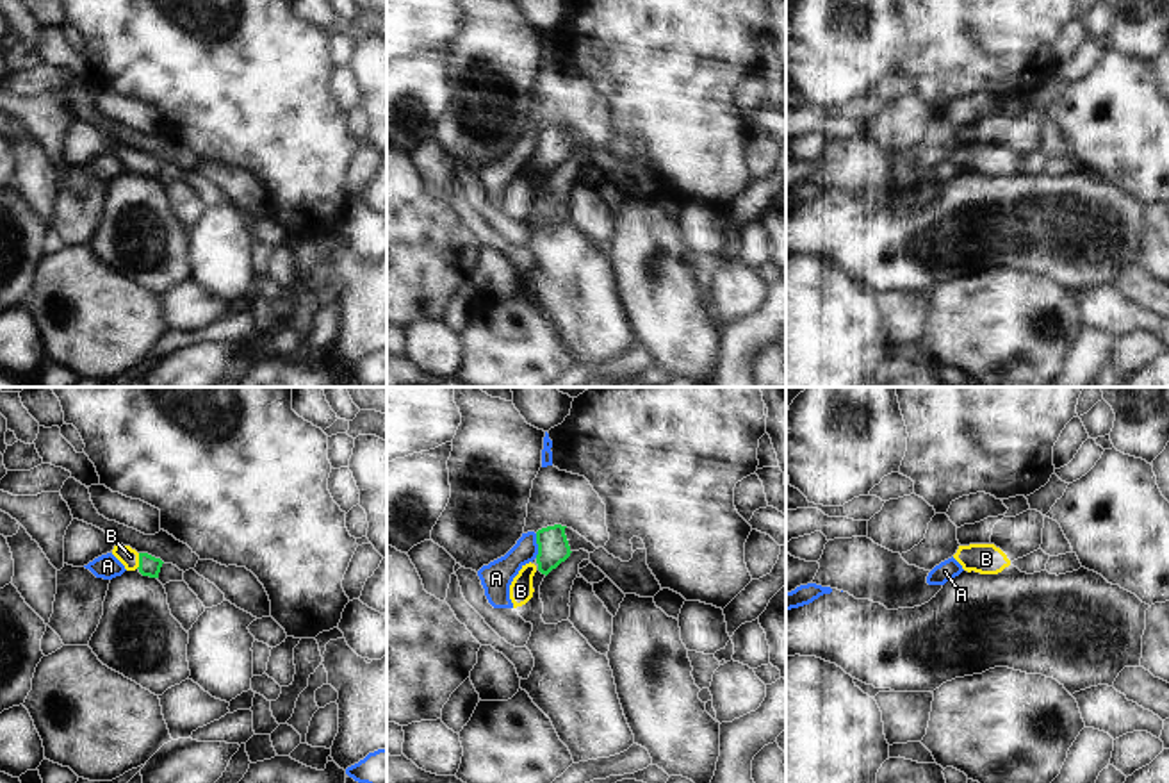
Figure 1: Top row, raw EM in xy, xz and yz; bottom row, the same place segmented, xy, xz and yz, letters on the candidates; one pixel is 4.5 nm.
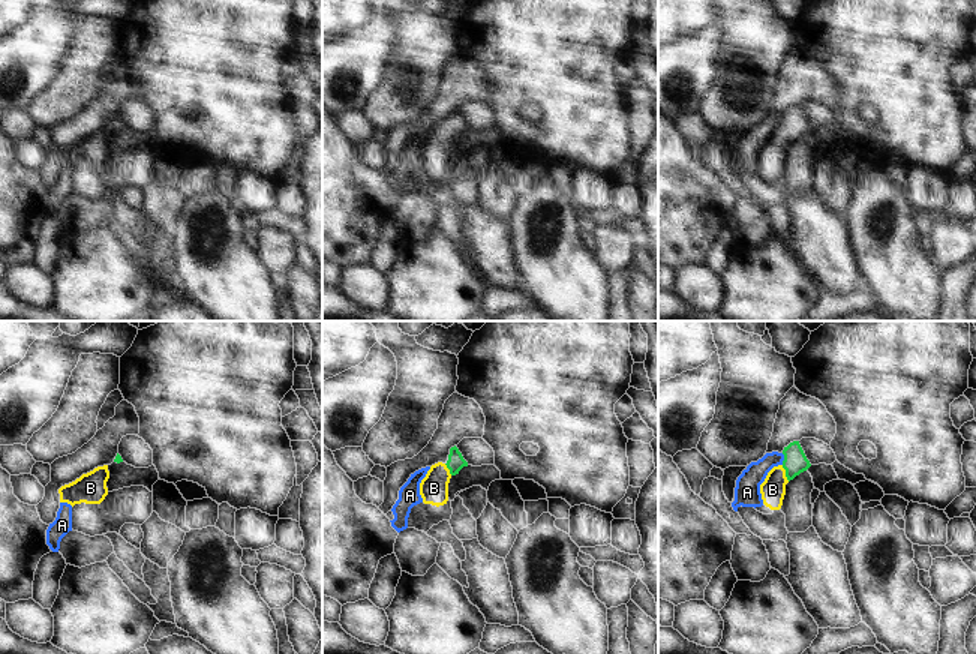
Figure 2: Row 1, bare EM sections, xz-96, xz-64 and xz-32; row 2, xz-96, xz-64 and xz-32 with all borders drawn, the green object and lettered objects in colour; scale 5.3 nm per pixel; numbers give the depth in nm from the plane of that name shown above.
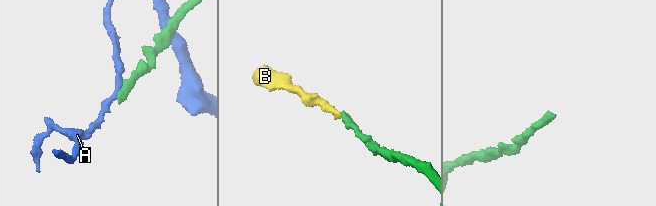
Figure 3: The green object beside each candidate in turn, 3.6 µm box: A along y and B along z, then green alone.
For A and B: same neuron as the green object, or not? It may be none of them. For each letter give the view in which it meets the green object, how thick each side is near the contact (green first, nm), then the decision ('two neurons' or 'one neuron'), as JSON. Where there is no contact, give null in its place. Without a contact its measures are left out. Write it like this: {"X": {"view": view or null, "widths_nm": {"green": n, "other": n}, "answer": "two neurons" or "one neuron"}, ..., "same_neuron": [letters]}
{"A": {"view": "xz", "widths_nm": {"green": 140, "other": 140}, "answer": "two neurons"}, "B": {"view": "xy", "widths_nm": {"green": 100, "other": 90}, "answer": "one neuron"}, "same_neuron": ["B"]}

